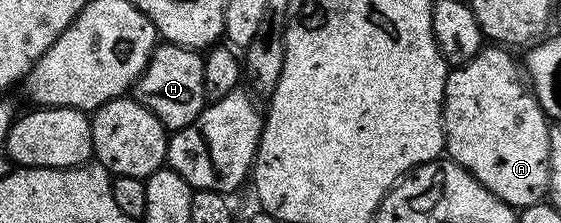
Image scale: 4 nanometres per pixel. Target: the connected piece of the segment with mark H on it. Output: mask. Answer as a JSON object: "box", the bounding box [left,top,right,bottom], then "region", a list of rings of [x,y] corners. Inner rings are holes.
{"box":[131,44,207,131],"region":[[[158,44],[153,57],[141,72],[141,78],[133,86],[131,93],[139,103],[143,103],[162,122],[166,130],[176,131],[187,128],[207,104],[207,61],[200,52],[183,49],[180,45]]]}

